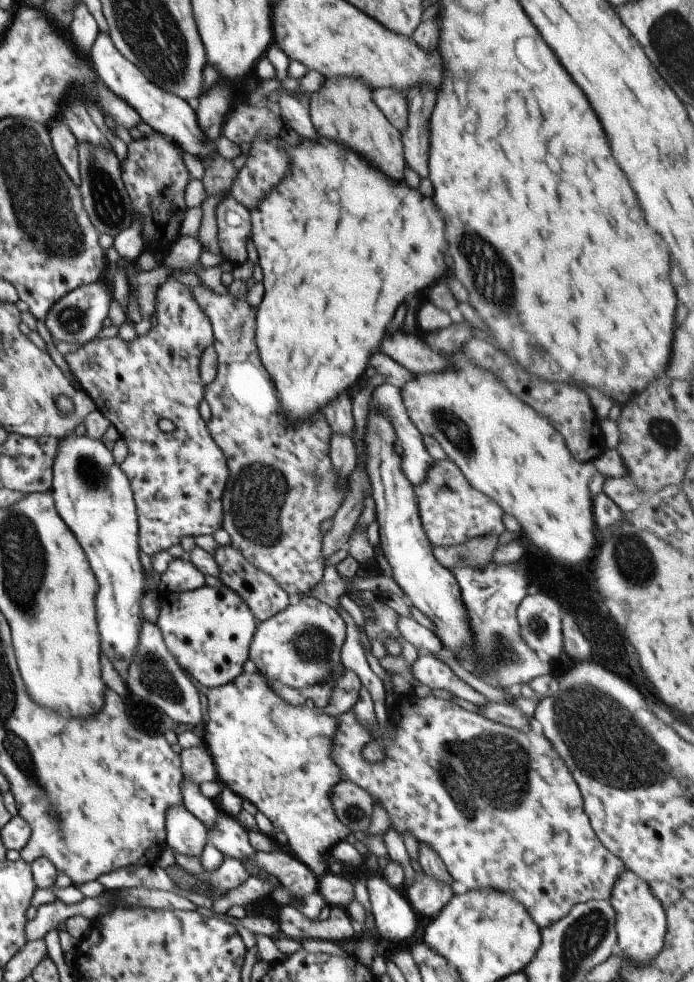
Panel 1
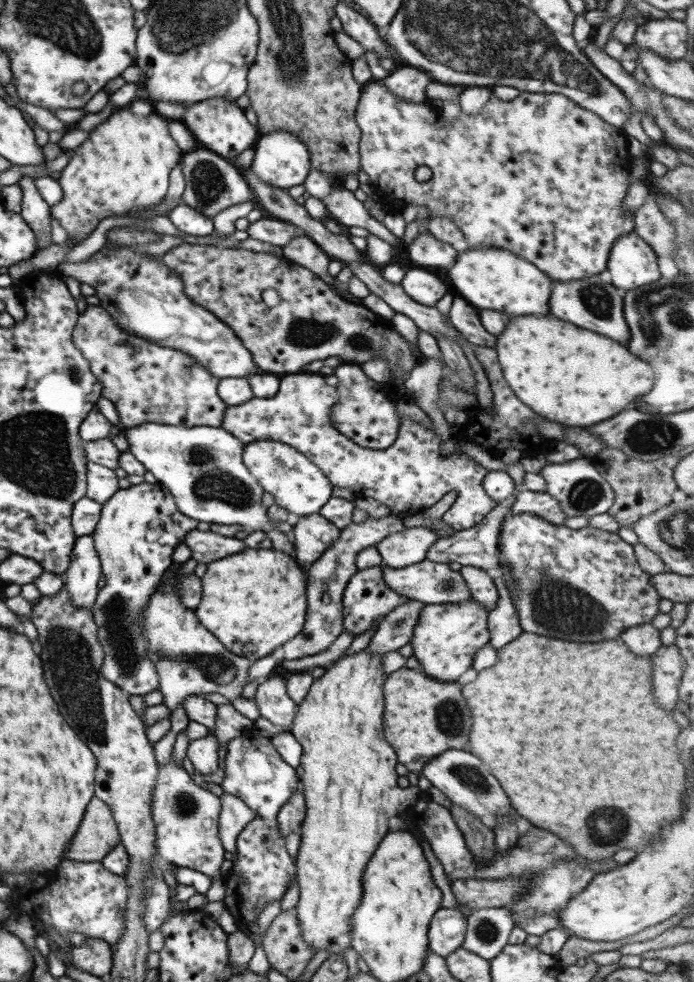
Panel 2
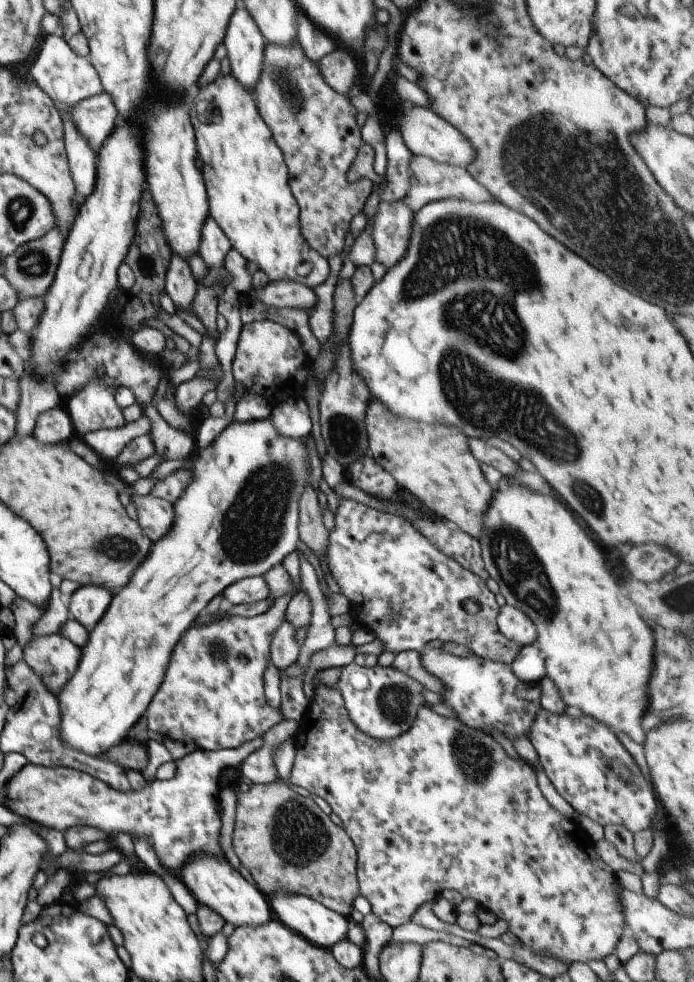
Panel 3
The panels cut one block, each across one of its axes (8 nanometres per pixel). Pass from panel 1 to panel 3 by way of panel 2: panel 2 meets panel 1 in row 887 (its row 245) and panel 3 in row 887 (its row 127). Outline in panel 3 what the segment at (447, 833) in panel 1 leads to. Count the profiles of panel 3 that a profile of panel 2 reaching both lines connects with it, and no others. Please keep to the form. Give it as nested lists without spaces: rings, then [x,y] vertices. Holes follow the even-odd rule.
[[[338,696],[338,708],[330,708],[326,712],[326,704],[316,704],[314,708],[322,708],[322,718],[308,720],[300,724],[295,733],[295,762],[289,782],[300,786],[312,795],[324,799],[332,813],[342,819],[342,828],[350,836],[357,851],[357,878],[360,895],[370,902],[372,913],[378,916],[384,924],[394,929],[402,924],[408,924],[412,914],[422,904],[434,901],[440,897],[443,890],[450,889],[459,892],[464,899],[472,898],[479,908],[488,910],[497,920],[504,920],[509,930],[516,936],[517,941],[524,947],[534,948],[540,952],[548,952],[560,959],[570,960],[570,963],[585,963],[604,960],[614,953],[616,944],[620,942],[622,934],[627,932],[626,920],[620,908],[617,881],[614,870],[606,866],[606,862],[596,854],[596,844],[590,836],[580,828],[574,820],[566,818],[550,806],[542,795],[537,784],[536,771],[520,758],[514,760],[507,756],[502,746],[494,740],[492,735],[462,725],[455,717],[445,718],[433,712],[428,705],[418,708],[417,716],[412,727],[397,738],[380,741],[359,732],[347,716],[343,700]]]

